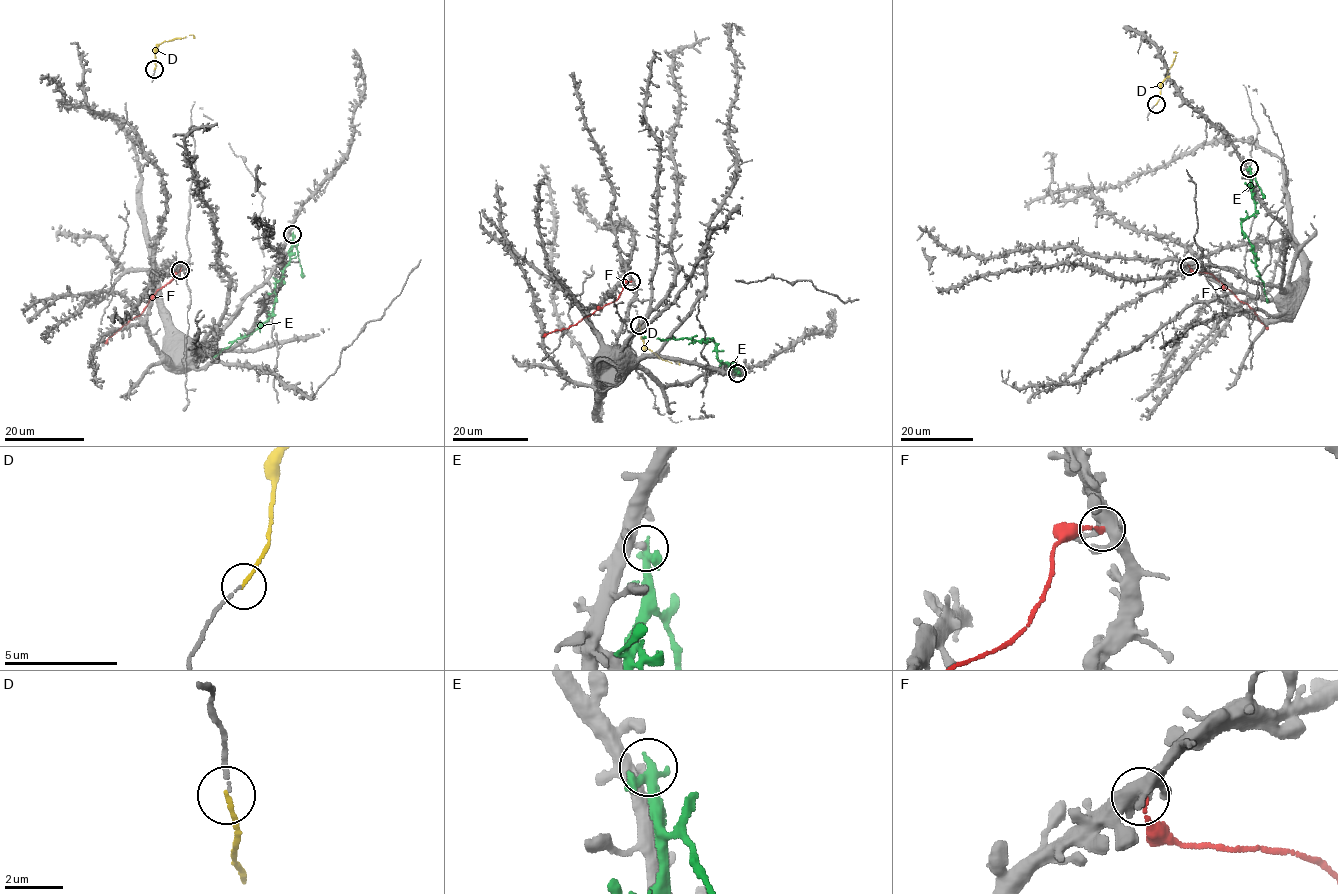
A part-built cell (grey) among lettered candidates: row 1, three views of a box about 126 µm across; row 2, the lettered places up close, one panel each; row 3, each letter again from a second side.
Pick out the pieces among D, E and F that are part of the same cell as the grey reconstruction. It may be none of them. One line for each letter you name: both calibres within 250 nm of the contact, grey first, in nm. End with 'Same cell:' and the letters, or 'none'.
D: 110 nm thick on the grey side, 130 nm on the other
Same cell: D

